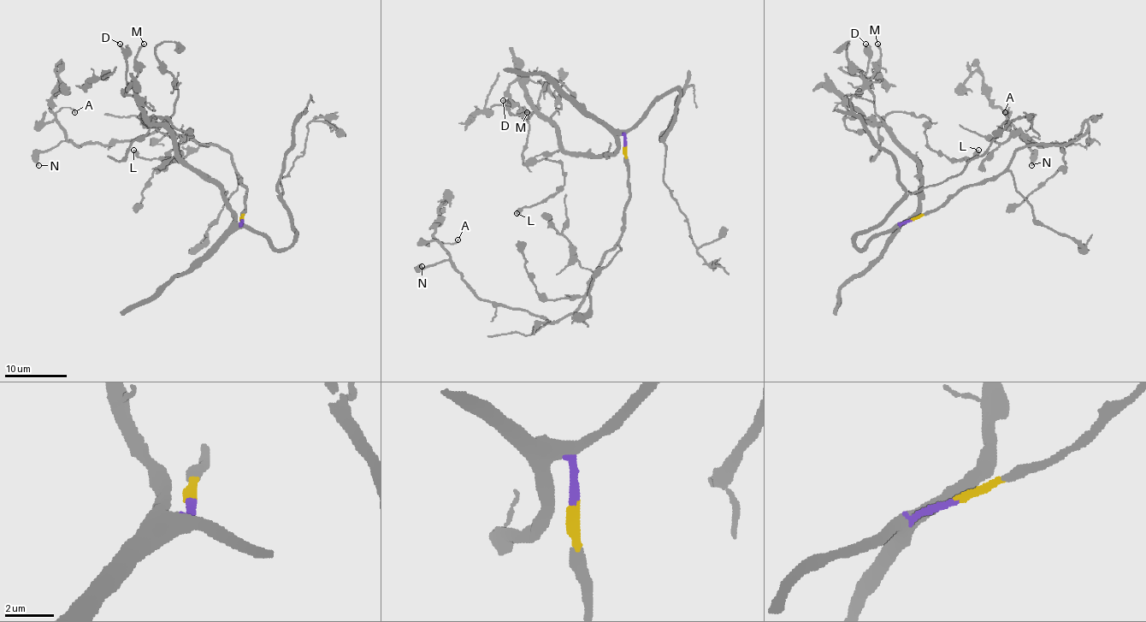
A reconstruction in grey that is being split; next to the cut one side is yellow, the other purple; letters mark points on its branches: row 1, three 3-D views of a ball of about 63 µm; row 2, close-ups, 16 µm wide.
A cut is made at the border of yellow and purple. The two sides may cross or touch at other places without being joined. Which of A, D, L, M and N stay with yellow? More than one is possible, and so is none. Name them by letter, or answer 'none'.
A, N

